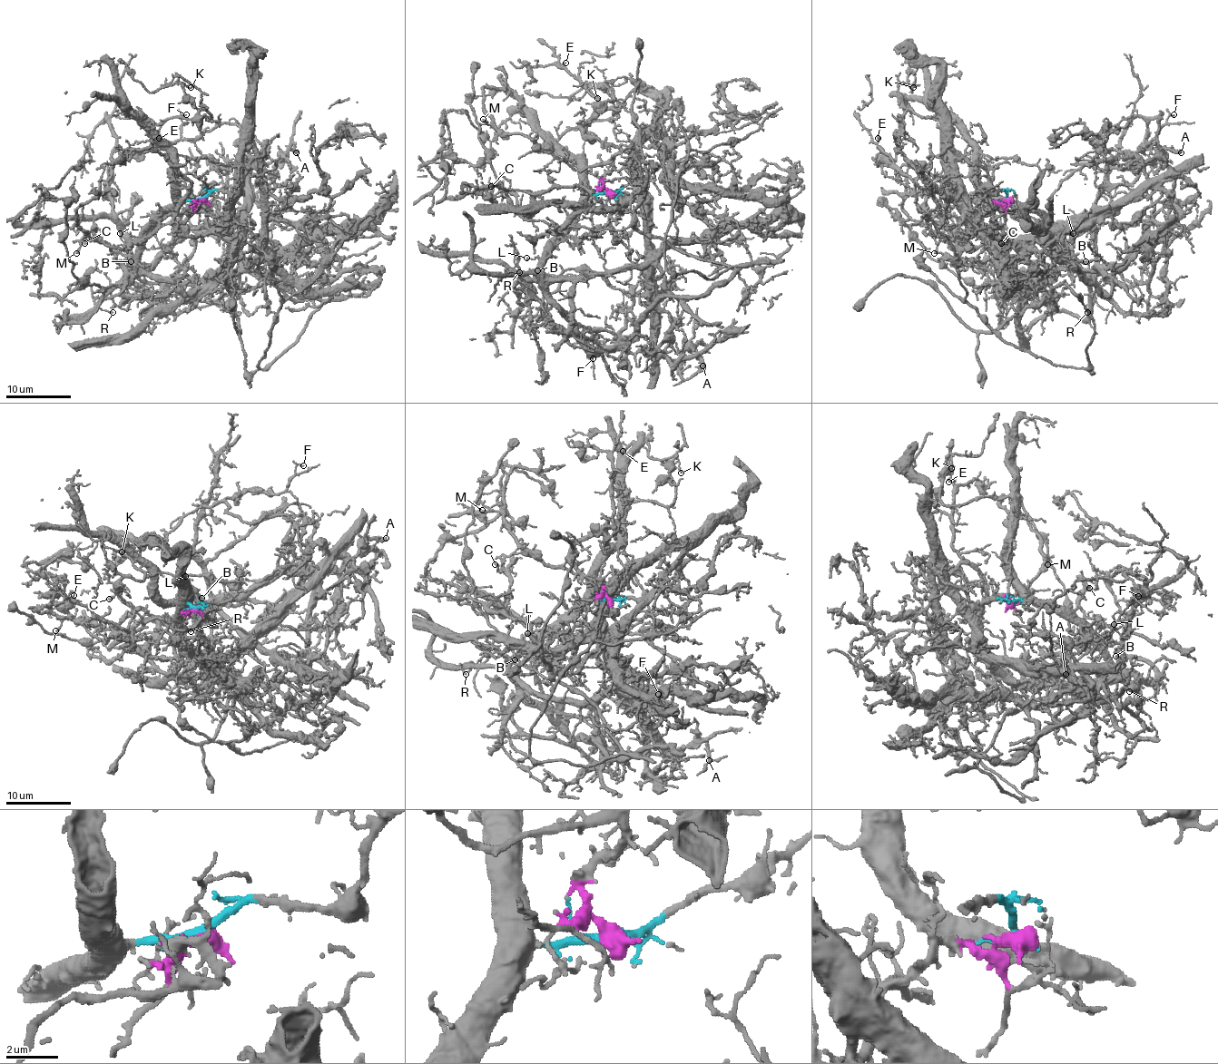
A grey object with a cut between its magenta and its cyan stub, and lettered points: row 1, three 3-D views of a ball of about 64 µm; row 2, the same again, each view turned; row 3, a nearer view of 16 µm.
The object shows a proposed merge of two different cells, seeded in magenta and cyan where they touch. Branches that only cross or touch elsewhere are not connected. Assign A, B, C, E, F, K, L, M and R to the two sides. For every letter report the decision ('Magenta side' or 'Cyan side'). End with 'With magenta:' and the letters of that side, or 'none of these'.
A: Magenta side
B: Cyan side
C: Magenta side
E: Magenta side
F: Cyan side
K: Cyan side
L: Cyan side
M: Magenta side
R: Cyan side
With magenta: A, C, E, M

